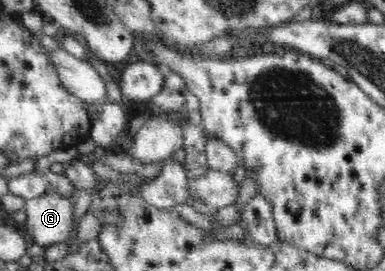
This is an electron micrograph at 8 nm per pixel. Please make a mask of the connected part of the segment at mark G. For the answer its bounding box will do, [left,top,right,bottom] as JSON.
[24,192,76,249]

